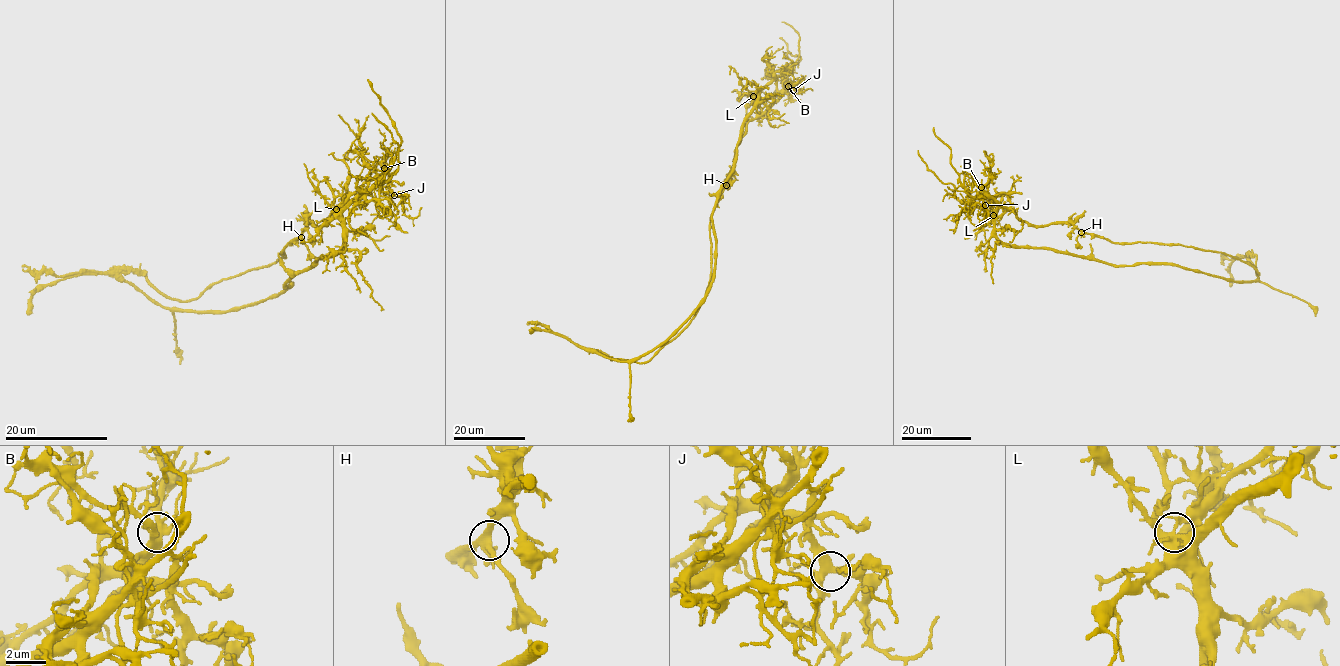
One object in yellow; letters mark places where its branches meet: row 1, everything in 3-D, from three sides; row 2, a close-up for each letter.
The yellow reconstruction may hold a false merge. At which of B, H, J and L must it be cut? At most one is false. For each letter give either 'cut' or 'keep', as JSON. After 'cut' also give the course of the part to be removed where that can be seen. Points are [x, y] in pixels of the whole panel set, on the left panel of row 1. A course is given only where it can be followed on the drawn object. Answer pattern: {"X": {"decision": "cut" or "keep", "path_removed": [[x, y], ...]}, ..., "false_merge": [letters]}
{"B": {"decision": "keep"}, "H": {"decision": "keep"}, "J": {"decision": "keep"}, "L": {"decision": "cut", "path_removed": [[336, 210], [377, 181], [309, 224], [276, 262], [186, 301], [142, 271], [21, 265]]}, "false_merge": ["L"]}

